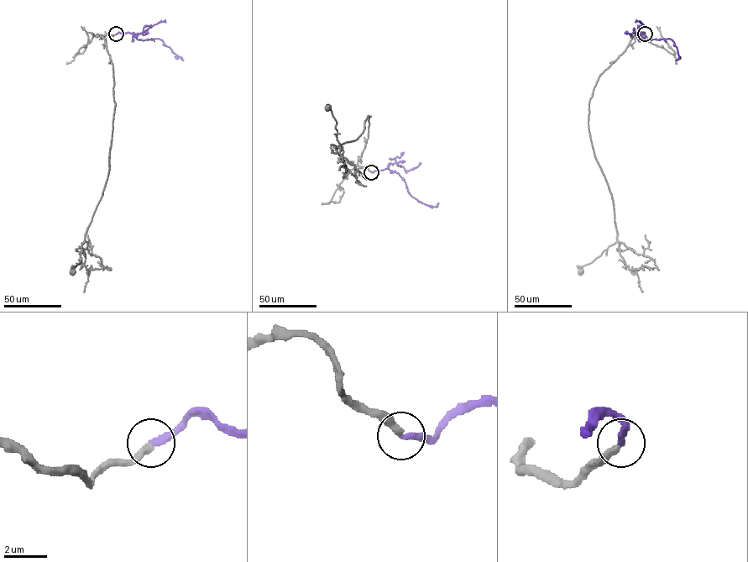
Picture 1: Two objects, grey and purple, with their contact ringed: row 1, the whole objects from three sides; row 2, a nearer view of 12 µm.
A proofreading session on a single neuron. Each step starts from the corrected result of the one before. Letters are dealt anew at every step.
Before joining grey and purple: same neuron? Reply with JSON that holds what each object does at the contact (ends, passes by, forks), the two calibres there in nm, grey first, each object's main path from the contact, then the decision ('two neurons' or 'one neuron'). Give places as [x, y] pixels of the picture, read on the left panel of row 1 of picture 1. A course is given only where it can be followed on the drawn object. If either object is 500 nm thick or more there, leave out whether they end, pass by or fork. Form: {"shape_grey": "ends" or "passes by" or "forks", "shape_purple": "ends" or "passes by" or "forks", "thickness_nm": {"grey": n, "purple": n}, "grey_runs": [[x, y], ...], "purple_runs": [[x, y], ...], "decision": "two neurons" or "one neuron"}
{"shape_grey": "ends", "shape_purple": "ends", "thickness_nm": {"grey": 320, "purple": 280}, "grey_runs": [[116, 34], [102, 36], [112, 64], [115, 103], [109, 170], [102, 196], [81, 245], [81, 259], [72, 271]], "purple_runs": [[116, 34], [128, 32], [141, 40], [161, 39], [183, 60]], "decision": "one neuron"}

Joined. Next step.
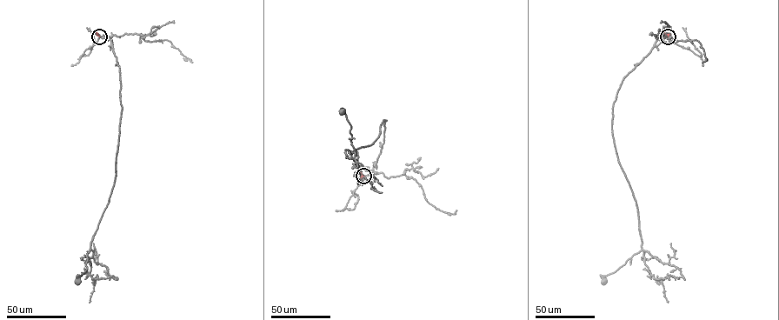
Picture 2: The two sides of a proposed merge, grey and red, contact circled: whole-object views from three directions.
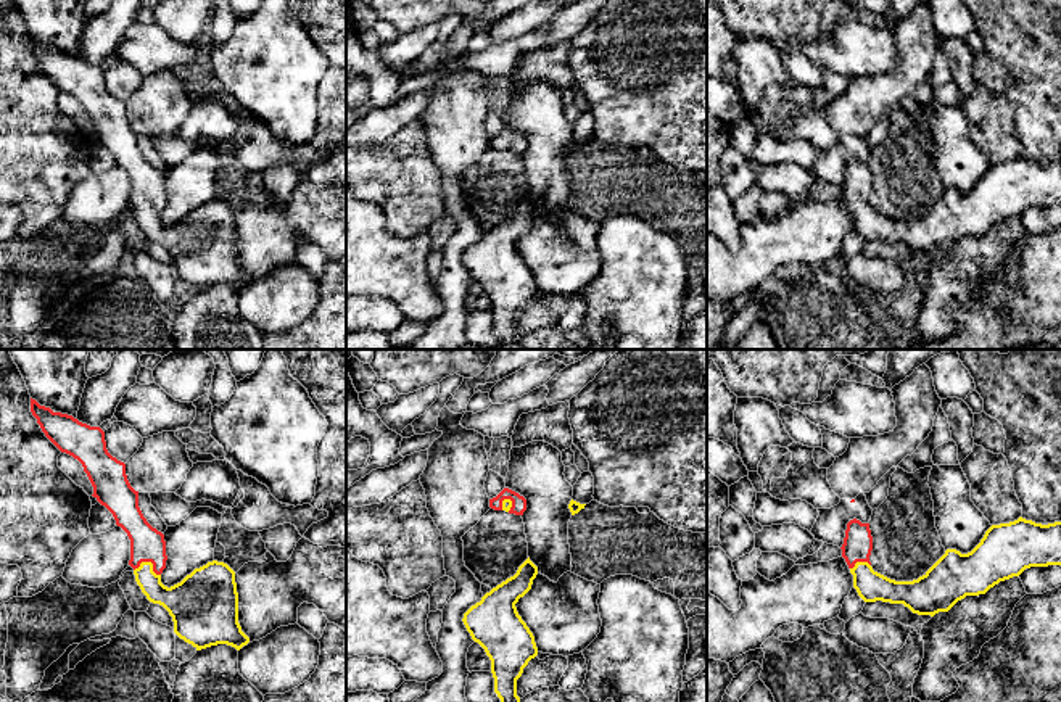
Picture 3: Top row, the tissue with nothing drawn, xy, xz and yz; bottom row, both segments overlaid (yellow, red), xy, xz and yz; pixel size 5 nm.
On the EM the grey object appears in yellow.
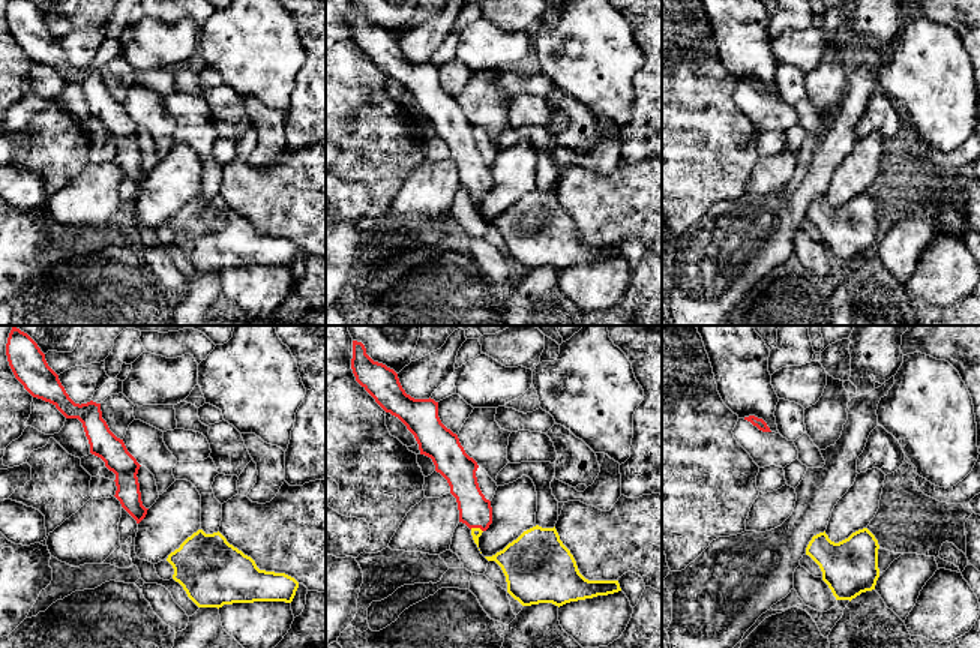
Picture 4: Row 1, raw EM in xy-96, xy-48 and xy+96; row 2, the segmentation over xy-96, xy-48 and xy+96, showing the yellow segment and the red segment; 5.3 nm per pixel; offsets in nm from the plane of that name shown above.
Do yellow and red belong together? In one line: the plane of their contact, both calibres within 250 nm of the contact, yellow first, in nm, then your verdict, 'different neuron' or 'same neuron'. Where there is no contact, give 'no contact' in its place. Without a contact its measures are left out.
contact in xy; calibres 180 and 180 nm; same neuron

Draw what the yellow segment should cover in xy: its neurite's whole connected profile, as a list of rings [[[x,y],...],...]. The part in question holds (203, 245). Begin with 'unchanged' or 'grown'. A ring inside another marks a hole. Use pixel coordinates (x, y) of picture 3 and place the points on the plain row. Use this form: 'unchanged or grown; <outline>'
grown; [[[31,37],[31,52],[37,58],[45,76],[61,90],[77,98],[87,113],[93,137],[105,145],[130,179],[130,200],[135,221],[142,232],[153,243],[163,245],[174,261],[174,272],[192,283],[196,290],[227,283],[240,290],[250,282],[238,262],[238,232],[235,211],[224,201],[208,201],[195,208],[180,222],[167,227],[161,222],[161,213],[166,208],[164,174],[153,167],[138,147],[138,130],[135,130],[126,114],[126,103],[113,97],[106,89],[105,71],[100,66],[90,66],[72,55],[53,52]]]

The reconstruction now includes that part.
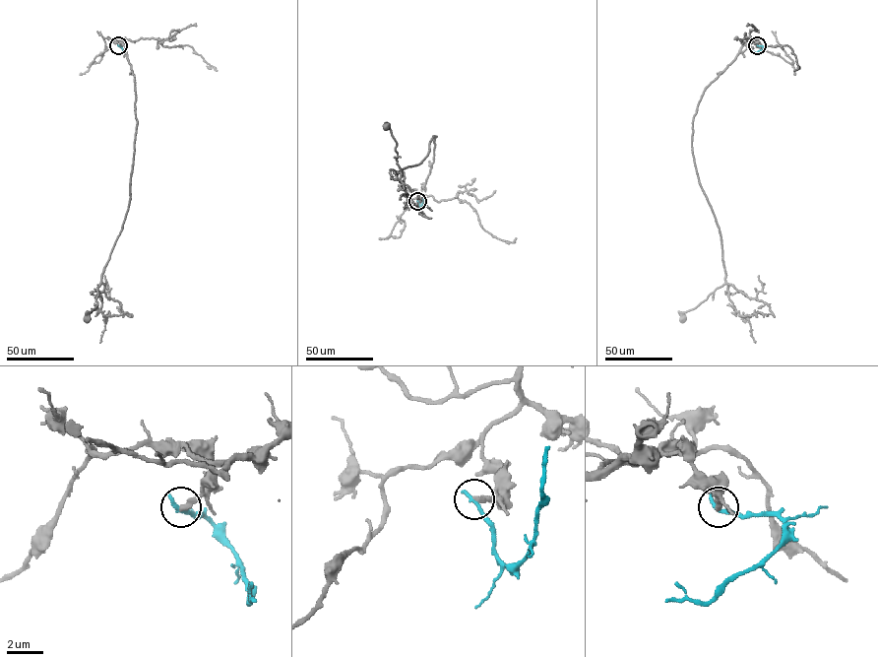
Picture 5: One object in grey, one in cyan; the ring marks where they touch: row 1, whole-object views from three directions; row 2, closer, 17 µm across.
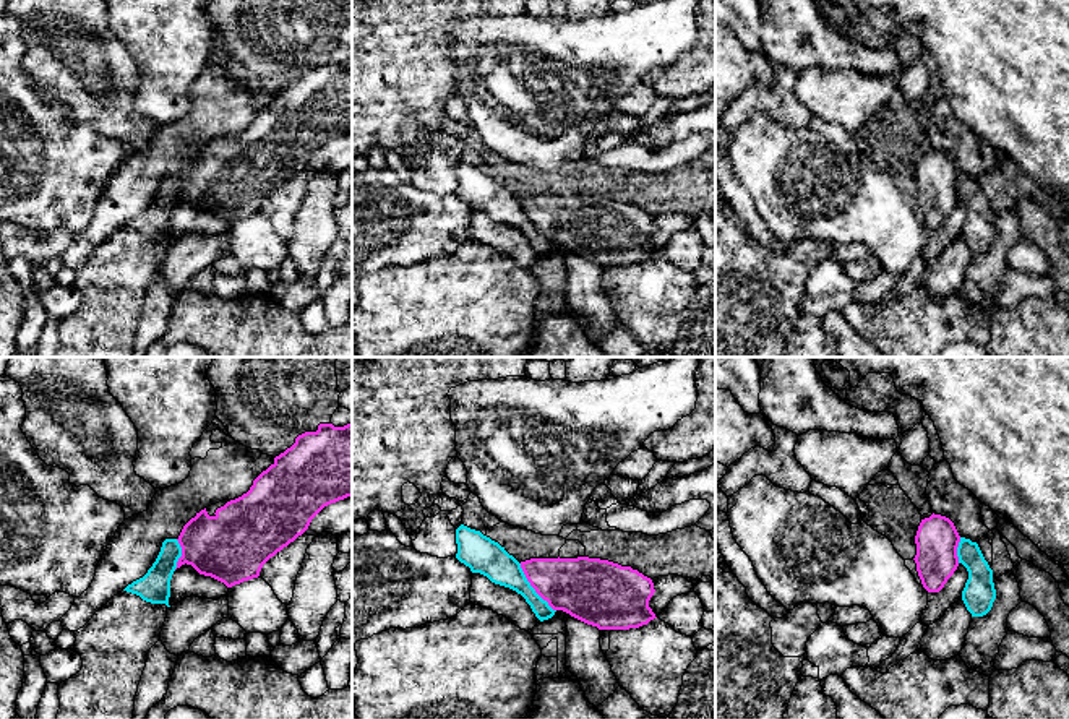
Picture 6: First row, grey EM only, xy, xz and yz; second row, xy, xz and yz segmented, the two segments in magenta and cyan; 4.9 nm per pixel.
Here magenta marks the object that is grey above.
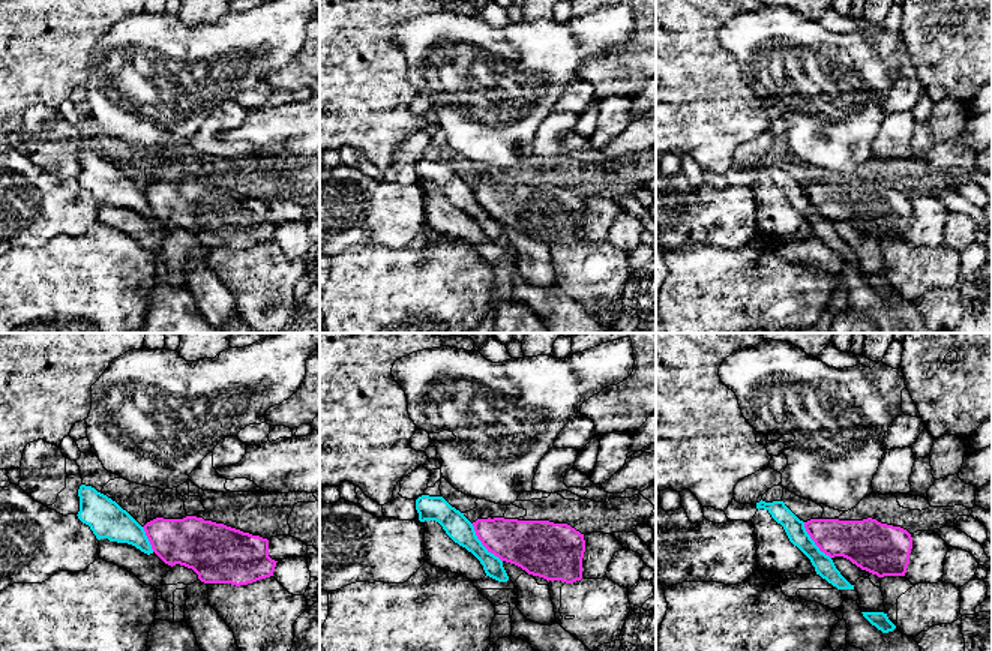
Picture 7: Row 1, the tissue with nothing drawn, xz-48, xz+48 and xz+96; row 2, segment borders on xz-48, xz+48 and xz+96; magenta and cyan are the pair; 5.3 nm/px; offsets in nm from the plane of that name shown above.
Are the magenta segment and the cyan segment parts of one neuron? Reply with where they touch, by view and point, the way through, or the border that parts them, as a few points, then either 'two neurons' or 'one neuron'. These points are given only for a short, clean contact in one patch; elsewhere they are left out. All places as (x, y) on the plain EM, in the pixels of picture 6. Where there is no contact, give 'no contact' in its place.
contact xz (532, 223); border xz (519, 200), (529, 221), (555, 247); two neurons

